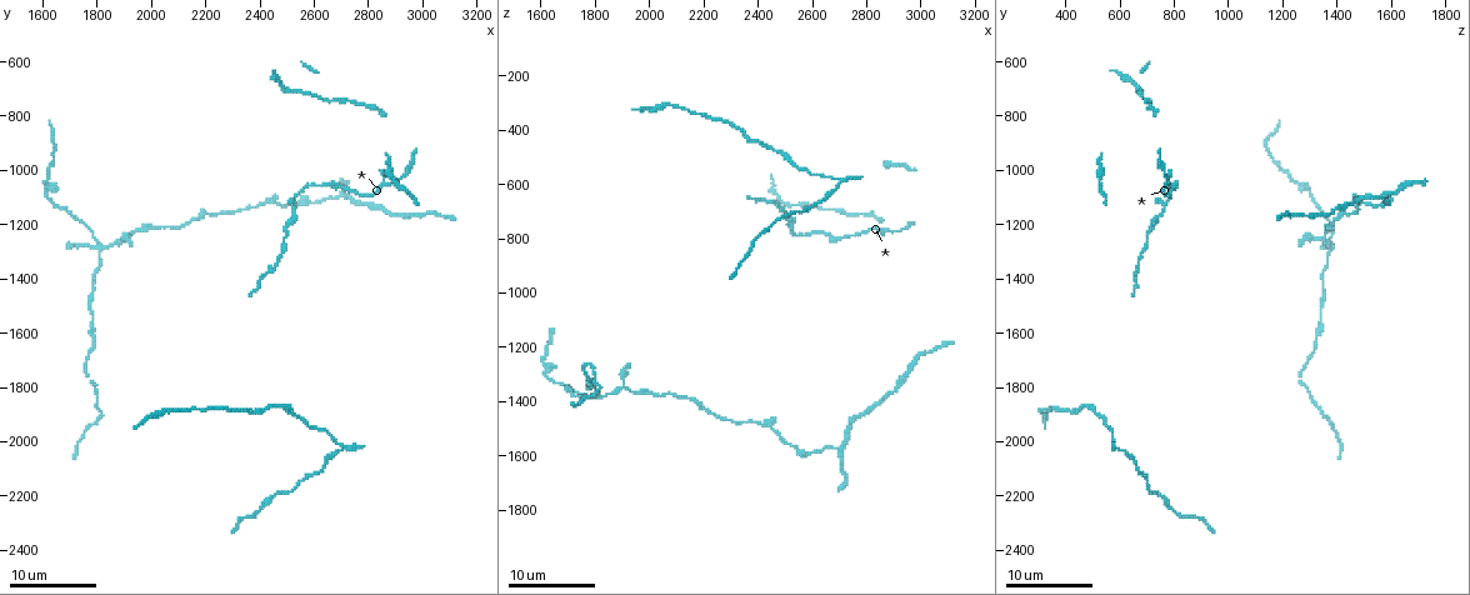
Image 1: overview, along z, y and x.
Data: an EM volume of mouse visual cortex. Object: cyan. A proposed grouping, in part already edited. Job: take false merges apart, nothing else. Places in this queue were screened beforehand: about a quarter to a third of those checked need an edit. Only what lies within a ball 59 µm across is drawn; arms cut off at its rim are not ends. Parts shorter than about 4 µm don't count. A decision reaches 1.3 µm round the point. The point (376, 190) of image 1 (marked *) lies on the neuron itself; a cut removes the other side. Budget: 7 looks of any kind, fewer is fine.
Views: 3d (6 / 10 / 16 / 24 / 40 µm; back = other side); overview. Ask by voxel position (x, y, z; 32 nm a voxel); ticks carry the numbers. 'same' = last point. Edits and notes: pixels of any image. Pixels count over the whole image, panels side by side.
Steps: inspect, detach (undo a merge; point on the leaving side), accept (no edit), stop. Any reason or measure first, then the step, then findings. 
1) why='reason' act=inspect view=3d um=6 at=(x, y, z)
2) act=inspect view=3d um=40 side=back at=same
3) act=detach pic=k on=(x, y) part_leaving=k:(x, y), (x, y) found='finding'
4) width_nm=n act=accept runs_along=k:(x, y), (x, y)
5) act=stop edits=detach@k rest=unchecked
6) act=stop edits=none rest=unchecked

why='four or more arms meet' act=inspect view=3d um=6 at=(1800, 1300, 1370)

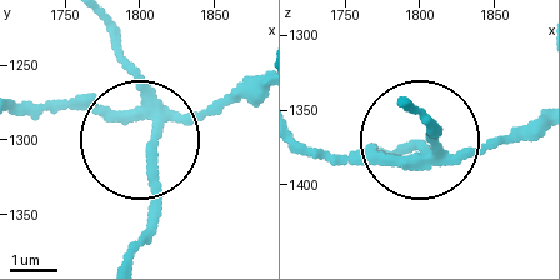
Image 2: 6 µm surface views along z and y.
width_nm=240 act=detach pic=2 on=(119, 46) part_leaving=2:(151, 114), (151, 218), (131, 253) found='two neurons meet here'

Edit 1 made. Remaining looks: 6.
act=inspect view=3d um=6 at=(2540, 1140, 1560)

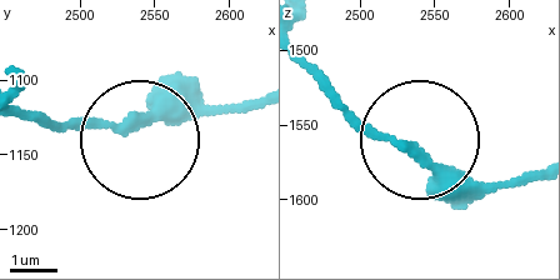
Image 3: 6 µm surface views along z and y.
act=accept runs_along=3:(533, 174), (449, 178), (378, 134), (310, 66) found='continuous, no second neuron'

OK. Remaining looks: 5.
why='arms part here' act=inspect view=3d um=6 at=(2690, 1080, 1570)

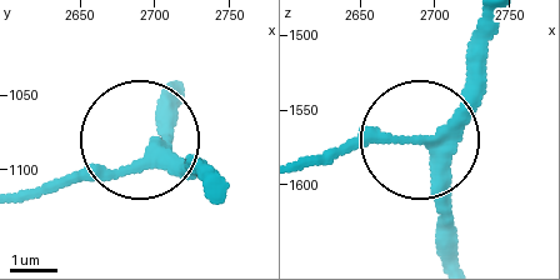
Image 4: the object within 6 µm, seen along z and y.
width_nm=270 act=accept found='one neuron here'

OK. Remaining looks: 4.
act=stop edits=detach@2 rest=unchecked

